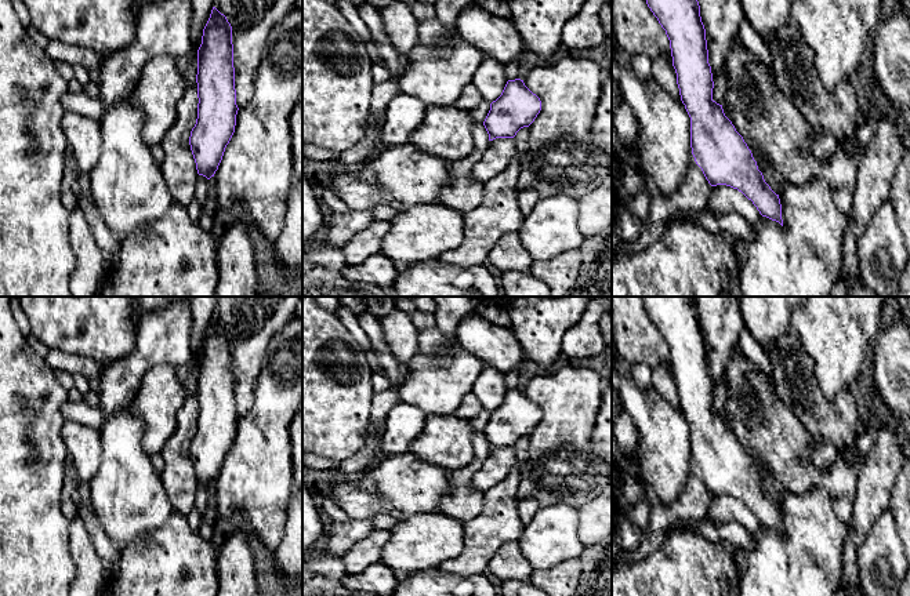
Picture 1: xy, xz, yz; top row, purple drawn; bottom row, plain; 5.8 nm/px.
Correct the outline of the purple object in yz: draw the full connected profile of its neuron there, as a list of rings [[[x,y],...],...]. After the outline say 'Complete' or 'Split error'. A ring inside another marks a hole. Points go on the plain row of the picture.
[[[643,297],[643,305],[670,349],[681,410],[690,426],[690,457],[696,473],[711,495],[726,494],[737,498],[753,510],[762,526],[783,535],[779,504],[765,491],[751,459],[725,425],[722,414],[713,408],[714,390],[708,372],[706,338],[695,299],[690,297]]]. Complete

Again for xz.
[[[508,389],[501,404],[490,413],[483,430],[489,450],[514,447],[521,437],[534,430],[540,419],[540,407],[525,395],[523,389]]]. Complete

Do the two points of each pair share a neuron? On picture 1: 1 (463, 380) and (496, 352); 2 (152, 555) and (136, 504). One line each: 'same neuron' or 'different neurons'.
1: different neurons
2: different neurons

